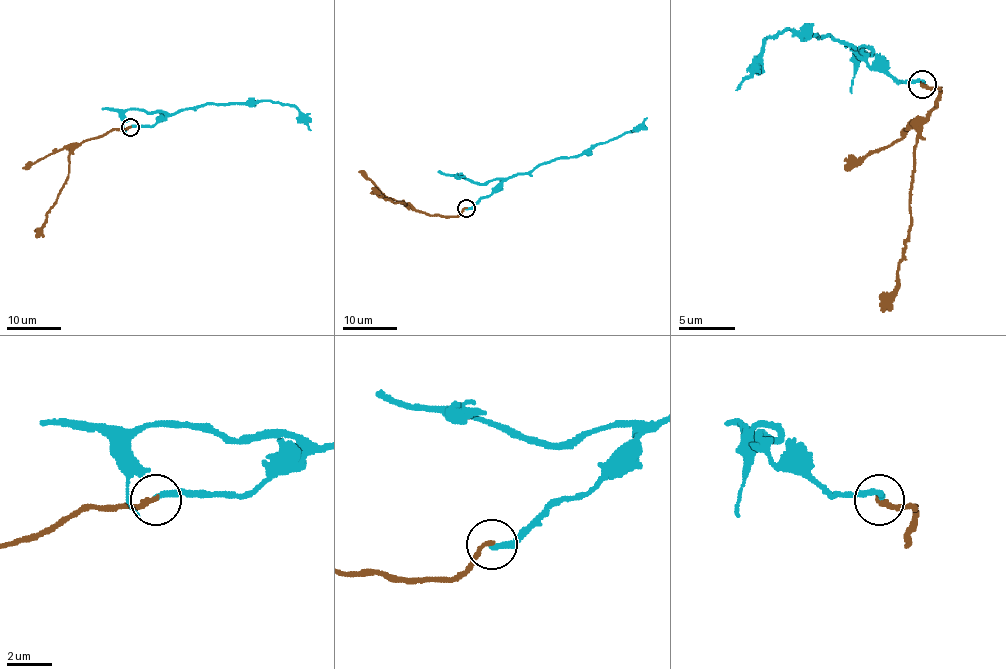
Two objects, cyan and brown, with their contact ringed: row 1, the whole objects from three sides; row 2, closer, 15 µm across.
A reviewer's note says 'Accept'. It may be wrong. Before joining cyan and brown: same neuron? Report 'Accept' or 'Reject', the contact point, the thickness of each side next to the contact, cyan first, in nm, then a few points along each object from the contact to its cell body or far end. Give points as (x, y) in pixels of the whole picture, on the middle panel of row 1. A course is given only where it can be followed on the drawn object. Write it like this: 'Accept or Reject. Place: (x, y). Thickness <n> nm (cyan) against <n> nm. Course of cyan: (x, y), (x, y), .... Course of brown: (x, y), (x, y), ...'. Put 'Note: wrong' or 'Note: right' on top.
Note: right
Accept. Place: (466, 208). Thickness 260 nm (cyan) against 240 nm. Course of cyan: (466, 208), (472, 208), (503, 181), (529, 174), (559, 158), (587, 153), (598, 144), (635, 130), (647, 118). Course of brown: (466, 208), (455, 216), (427, 215), (377, 195), (372, 189)

